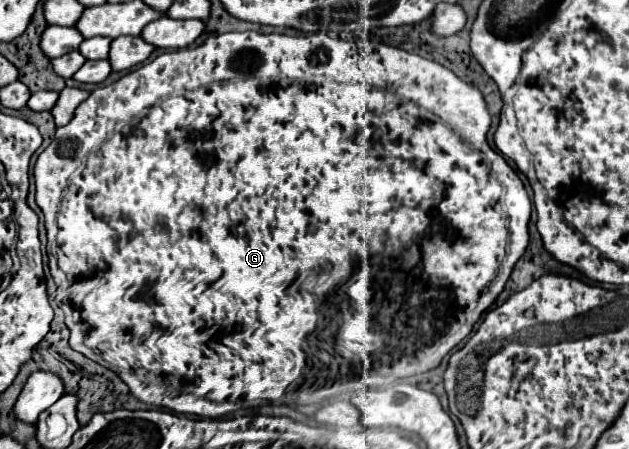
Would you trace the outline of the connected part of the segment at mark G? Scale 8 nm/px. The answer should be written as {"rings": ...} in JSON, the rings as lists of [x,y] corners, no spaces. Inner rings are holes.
{"rings":[[[244,31],[244,33],[212,35],[200,46],[168,50],[162,55],[158,55],[152,63],[146,63],[146,65],[126,73],[124,77],[120,77],[118,81],[114,81],[106,87],[94,89],[90,93],[90,97],[76,109],[74,119],[68,125],[60,127],[56,131],[54,141],[38,155],[38,161],[34,165],[36,203],[42,209],[44,219],[46,219],[48,265],[57,285],[55,301],[58,303],[58,307],[64,311],[64,321],[66,321],[66,327],[70,329],[70,347],[74,351],[84,353],[88,359],[112,369],[130,387],[130,391],[136,399],[140,399],[148,405],[170,409],[170,411],[180,413],[180,415],[200,415],[200,417],[210,417],[210,419],[222,417],[226,413],[234,413],[238,409],[256,407],[256,405],[262,405],[262,403],[296,403],[296,405],[322,403],[324,399],[340,397],[342,393],[348,393],[348,391],[356,389],[356,385],[360,381],[364,381],[366,377],[382,377],[382,379],[386,379],[386,383],[390,383],[390,381],[396,381],[396,379],[402,379],[402,377],[412,377],[412,375],[418,375],[418,373],[426,373],[426,371],[438,367],[442,357],[446,353],[450,353],[460,341],[464,341],[464,337],[470,335],[470,331],[472,331],[474,323],[478,321],[478,317],[500,295],[514,263],[524,255],[526,245],[529,245],[528,225],[530,222],[530,207],[532,207],[530,197],[526,193],[524,183],[520,185],[518,173],[506,163],[506,159],[496,149],[490,147],[488,137],[486,137],[488,131],[490,131],[490,113],[488,113],[486,101],[484,101],[482,93],[478,91],[478,87],[462,81],[460,77],[456,77],[452,71],[448,71],[446,67],[442,67],[436,61],[424,59],[420,55],[414,55],[414,53],[408,53],[404,49],[384,45],[384,43],[368,43],[366,47],[362,47],[362,45],[356,45],[356,43],[350,43],[350,41],[332,39],[326,33],[312,33],[312,35],[278,35],[278,33],[272,33],[272,35],[262,35],[262,33],[256,33],[256,31]],[[368,259],[370,259],[370,265],[374,269],[380,269],[380,271],[376,271],[376,275],[372,275],[372,271],[366,271],[368,267],[364,263],[368,263]],[[396,259],[403,260],[403,267],[401,267],[403,271],[396,267]],[[354,275],[356,277],[368,277],[364,281],[366,283],[364,287],[368,287],[368,293],[366,293],[368,303],[356,303],[356,305],[348,303],[348,307],[346,307],[346,341],[344,341],[338,335],[338,327],[340,327],[338,323],[340,323],[340,317],[344,315],[344,303],[334,301],[332,297],[326,297],[326,291],[338,291],[338,287],[342,283],[346,283],[348,277],[354,277]]]}

